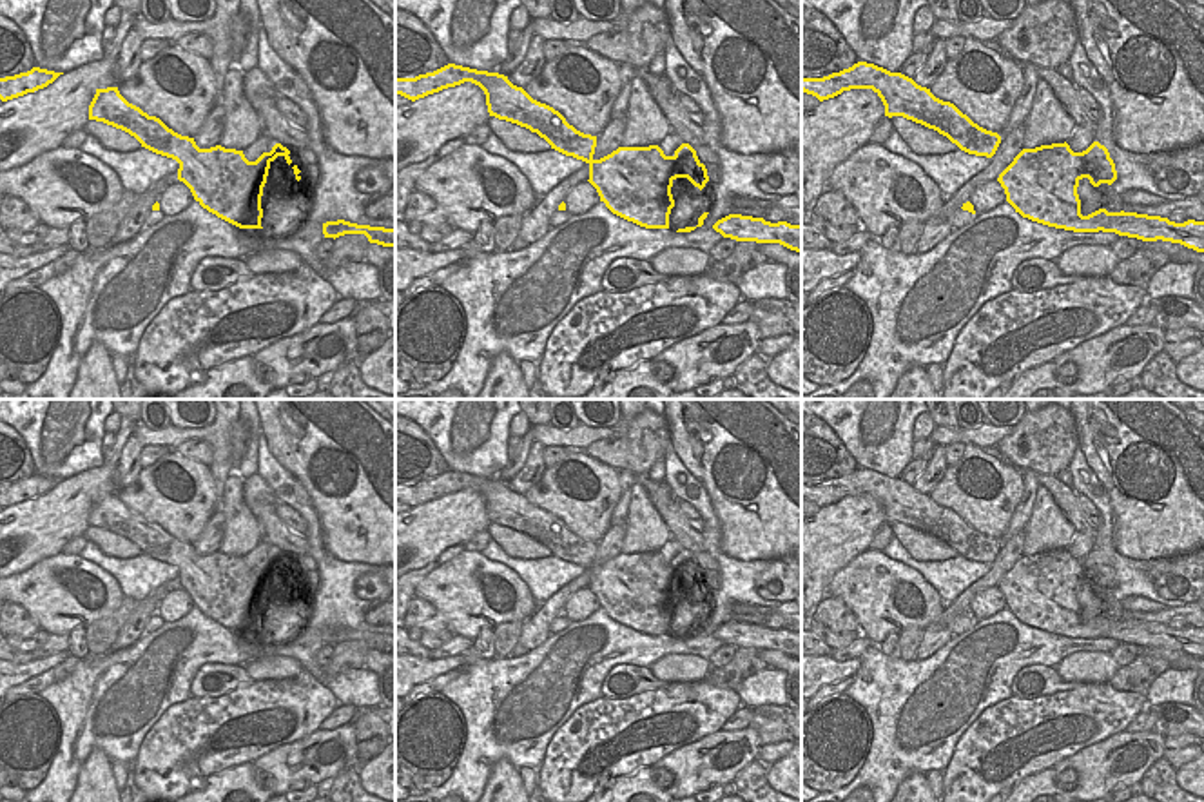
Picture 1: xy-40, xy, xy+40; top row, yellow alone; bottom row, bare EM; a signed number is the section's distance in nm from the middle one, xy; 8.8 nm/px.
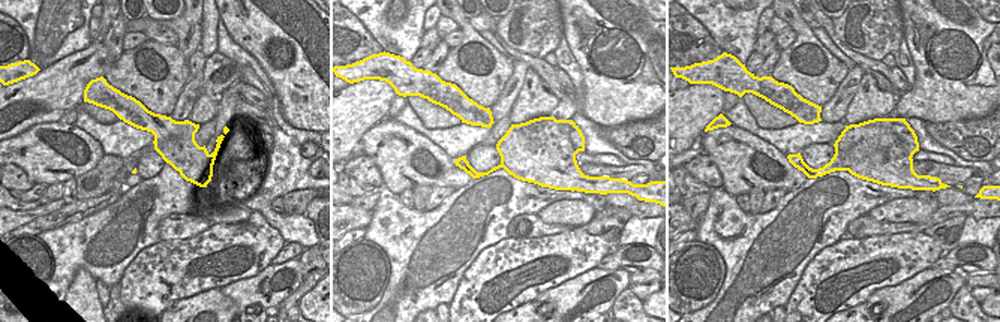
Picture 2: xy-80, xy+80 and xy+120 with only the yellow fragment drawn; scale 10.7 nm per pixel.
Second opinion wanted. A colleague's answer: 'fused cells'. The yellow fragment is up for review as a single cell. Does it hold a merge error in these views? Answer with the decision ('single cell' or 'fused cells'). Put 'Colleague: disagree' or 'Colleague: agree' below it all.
fused cells
Colleague: agree

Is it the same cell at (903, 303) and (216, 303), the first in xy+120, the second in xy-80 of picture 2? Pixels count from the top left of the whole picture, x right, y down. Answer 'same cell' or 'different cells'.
different cells

